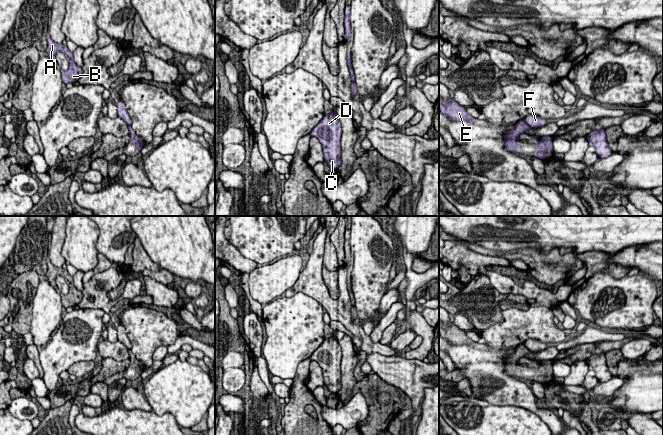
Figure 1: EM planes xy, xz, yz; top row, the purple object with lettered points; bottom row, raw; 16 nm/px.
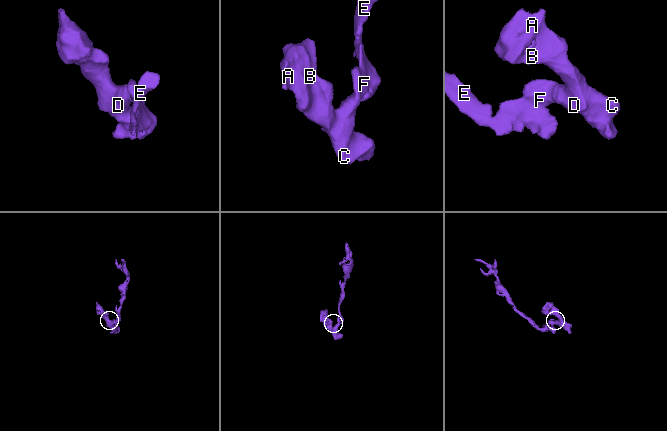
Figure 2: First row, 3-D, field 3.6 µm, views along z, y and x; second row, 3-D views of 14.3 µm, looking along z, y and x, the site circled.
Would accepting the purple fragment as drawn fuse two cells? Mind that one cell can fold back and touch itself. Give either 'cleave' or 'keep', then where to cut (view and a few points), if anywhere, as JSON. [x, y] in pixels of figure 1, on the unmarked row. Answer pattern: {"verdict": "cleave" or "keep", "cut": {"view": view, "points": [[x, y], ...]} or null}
{"verdict": "cleave", "cut": {"view": "yz", "points": [[523, 344], [528, 350]]}}

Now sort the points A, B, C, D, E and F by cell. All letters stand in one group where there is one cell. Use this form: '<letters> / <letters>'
A B C D F / E

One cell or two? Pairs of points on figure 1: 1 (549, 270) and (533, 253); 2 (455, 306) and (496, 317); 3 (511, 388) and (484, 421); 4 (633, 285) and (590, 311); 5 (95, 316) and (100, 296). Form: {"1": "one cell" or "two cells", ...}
{"1": "one cell", "2": "one cell", "3": "two cells", "4": "one cell", "5": "two cells"}

